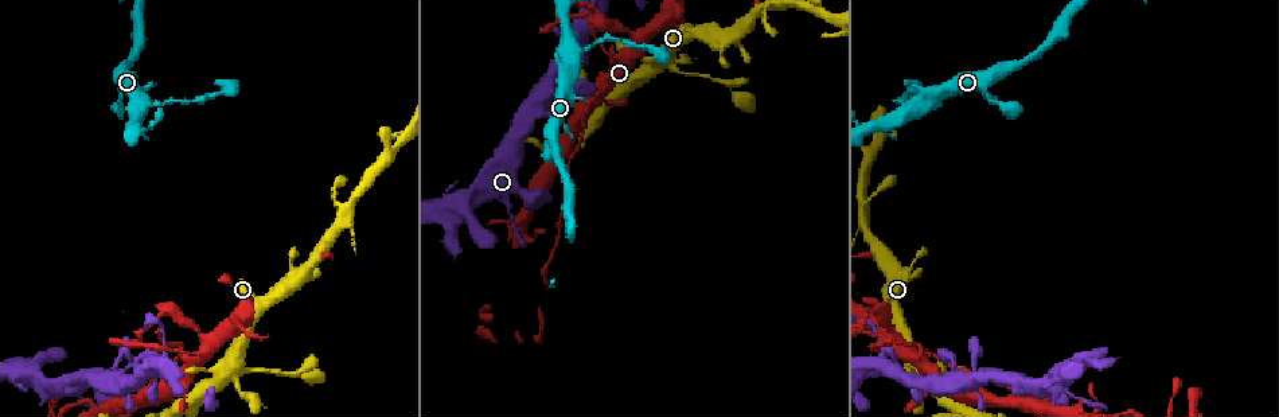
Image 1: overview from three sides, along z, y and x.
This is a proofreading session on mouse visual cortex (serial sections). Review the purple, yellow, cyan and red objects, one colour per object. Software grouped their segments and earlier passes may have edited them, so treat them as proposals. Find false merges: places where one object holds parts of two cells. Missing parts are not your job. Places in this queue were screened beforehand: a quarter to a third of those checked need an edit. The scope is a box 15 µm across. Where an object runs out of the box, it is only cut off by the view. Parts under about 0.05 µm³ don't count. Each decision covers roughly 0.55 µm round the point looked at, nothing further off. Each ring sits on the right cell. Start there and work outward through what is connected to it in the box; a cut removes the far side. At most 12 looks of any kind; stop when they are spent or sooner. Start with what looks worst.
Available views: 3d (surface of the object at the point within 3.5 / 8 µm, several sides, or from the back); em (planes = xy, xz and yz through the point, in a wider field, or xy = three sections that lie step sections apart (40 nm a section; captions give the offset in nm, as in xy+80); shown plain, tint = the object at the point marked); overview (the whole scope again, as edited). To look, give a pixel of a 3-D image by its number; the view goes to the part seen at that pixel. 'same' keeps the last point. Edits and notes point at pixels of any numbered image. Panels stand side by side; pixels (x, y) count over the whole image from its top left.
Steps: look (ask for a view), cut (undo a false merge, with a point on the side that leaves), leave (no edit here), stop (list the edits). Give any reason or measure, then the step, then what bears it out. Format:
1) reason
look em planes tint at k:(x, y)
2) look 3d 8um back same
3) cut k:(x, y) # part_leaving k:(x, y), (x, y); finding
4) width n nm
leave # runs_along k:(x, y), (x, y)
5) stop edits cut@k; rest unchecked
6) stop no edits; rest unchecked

small branch off a trunk
look 3d 3.5um at 1:(179, 343)

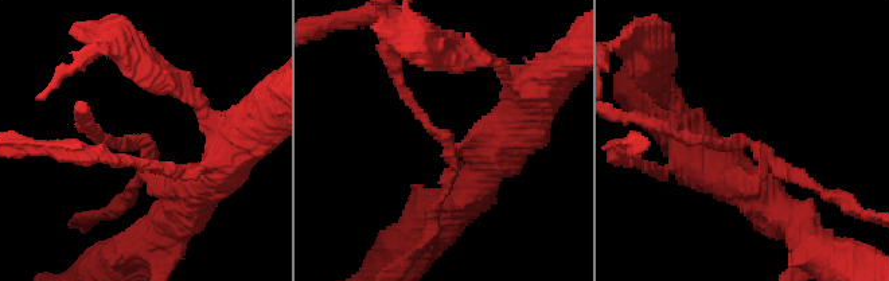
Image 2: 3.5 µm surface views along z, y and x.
arms 3; arm_widths 150, 150, 350 nm; need the tissue
look em xy step 5 tint at 2:(755, 144)

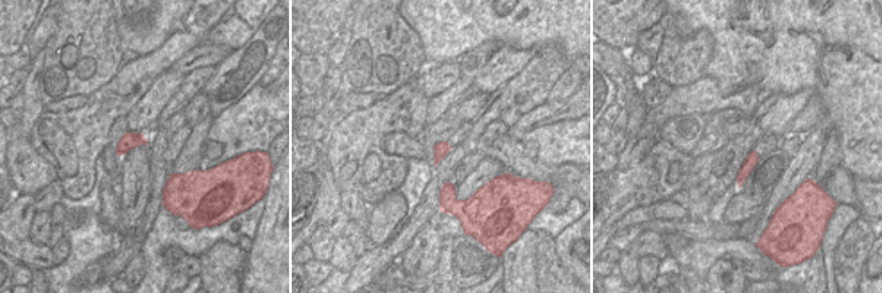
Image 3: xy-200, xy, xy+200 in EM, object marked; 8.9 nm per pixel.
another direction
look em xy step 1 tint same

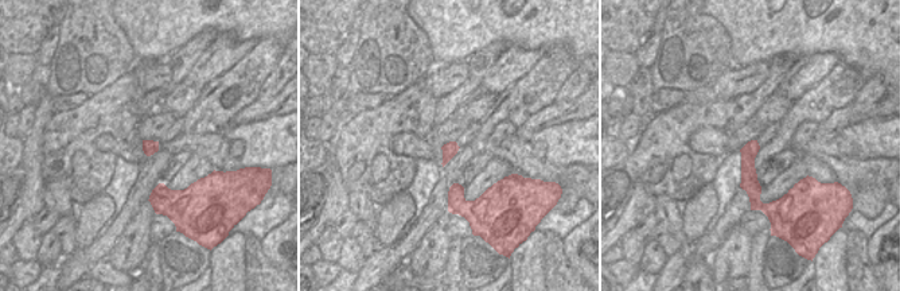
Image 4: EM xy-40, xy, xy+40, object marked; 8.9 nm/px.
cut 2:(807, 183) # a second cell is stuck on

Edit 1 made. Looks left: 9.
abrupt turn
look 3d 3.5um back at 1:(91, 401)

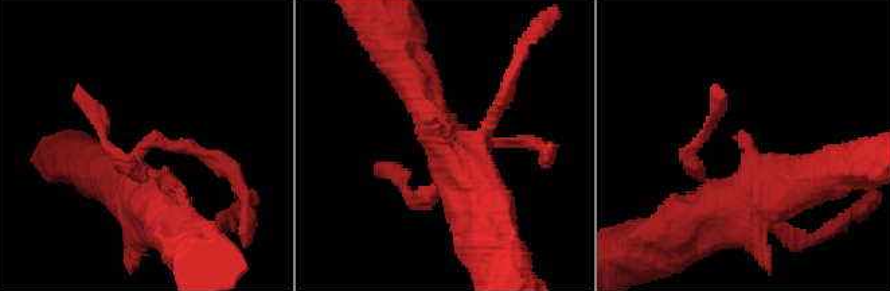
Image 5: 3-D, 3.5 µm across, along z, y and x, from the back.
look em xy step 1 tint at 5:(745, 137)

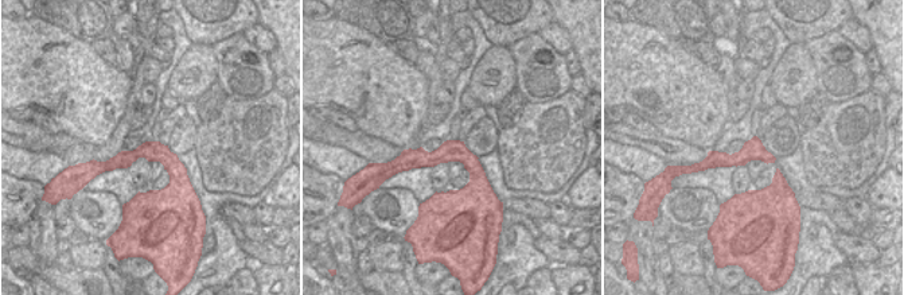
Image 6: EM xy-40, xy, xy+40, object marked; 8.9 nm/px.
another direction
look em xy step 5 tint same

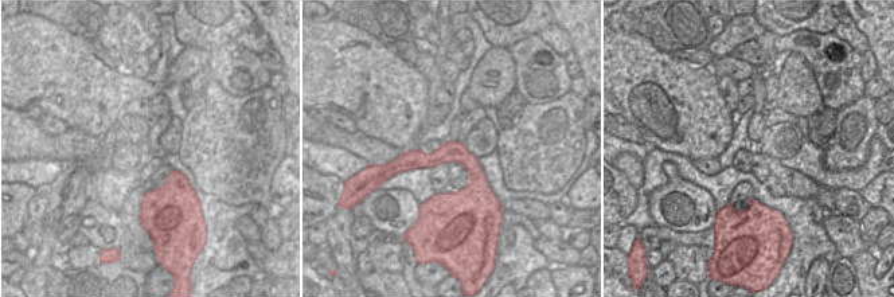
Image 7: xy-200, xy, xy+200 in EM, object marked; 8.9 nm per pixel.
leave # continuous, no second cell

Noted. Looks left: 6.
sharp bend
look 3d 3.5um at 2:(641, 35)

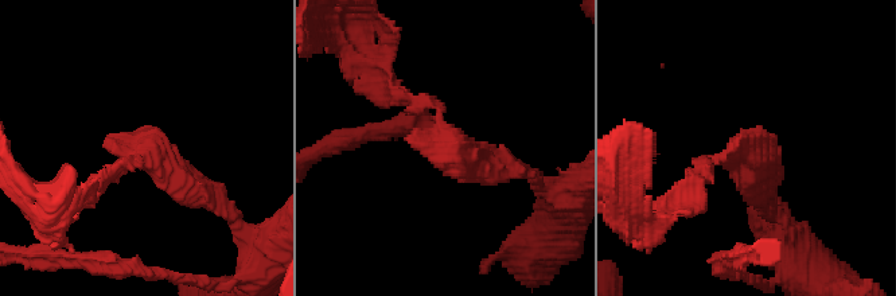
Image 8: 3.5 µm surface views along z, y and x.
look em xy step 3 tint at 8:(451, 151)

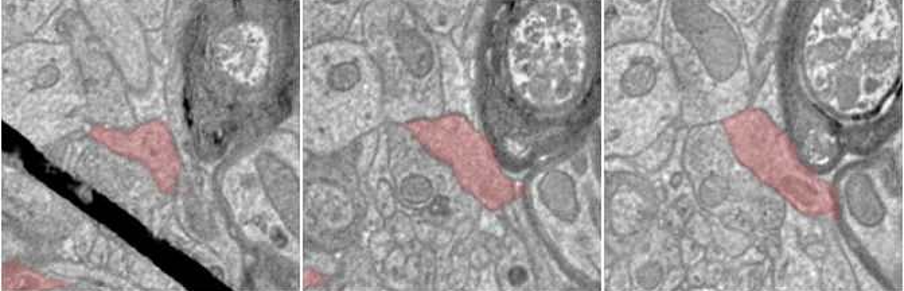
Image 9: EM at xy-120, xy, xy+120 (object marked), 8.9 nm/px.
cut 8:(401, 101) # part_leaving 8:(441, 121), (358, 57); a second cell is stuck on

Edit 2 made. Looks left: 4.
look overview

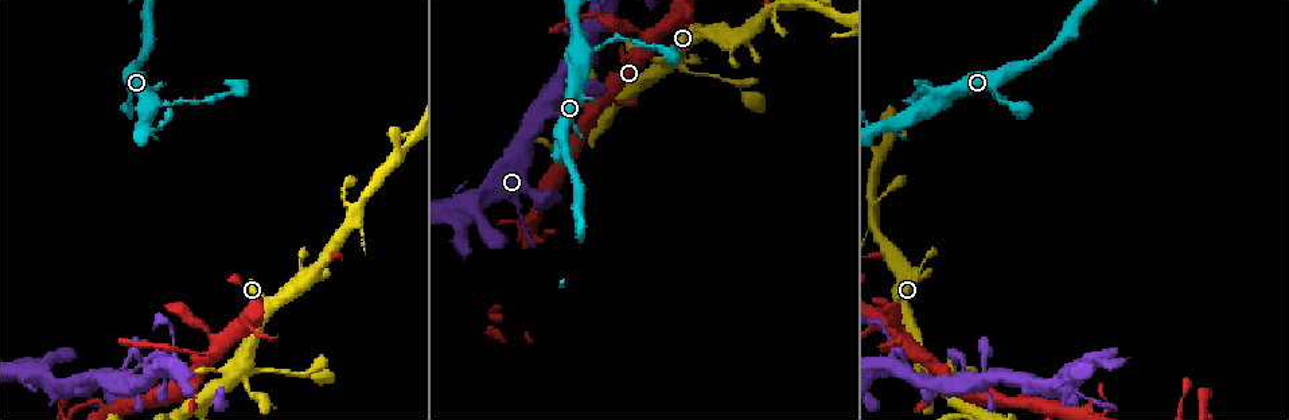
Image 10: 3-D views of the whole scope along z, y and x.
four or more arms meet
look 3d 3.5um at 10:(675, 65)

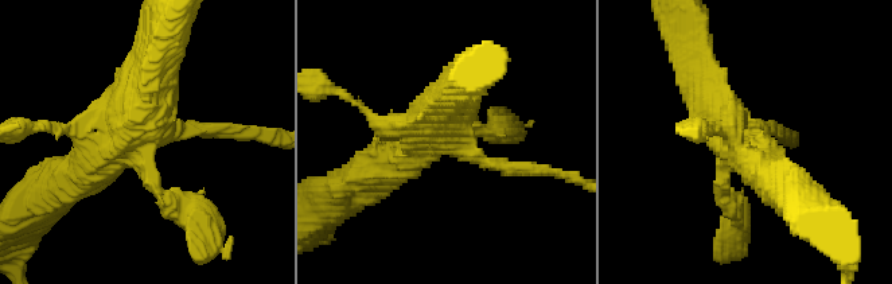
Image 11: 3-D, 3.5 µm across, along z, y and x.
look em xy step 1 tint at 11:(451, 137)

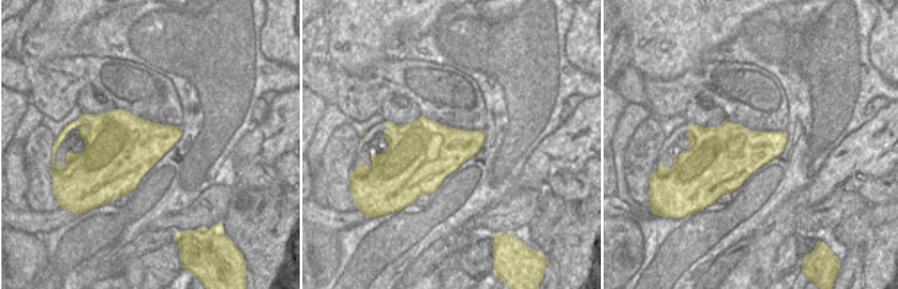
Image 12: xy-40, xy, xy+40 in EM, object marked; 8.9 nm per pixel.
cut it another way
look em xy step 3 tint same

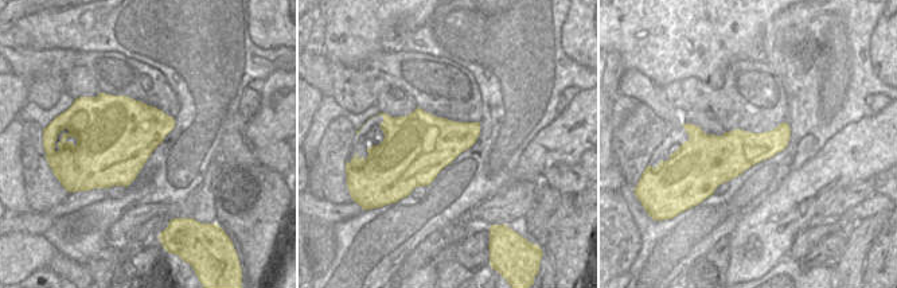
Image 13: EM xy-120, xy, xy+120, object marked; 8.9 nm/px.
cut 11:(238, 132) # a second cell is stuck on

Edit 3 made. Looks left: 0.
stop edits cut@2, cut@8, cut@11; rest unchecked

